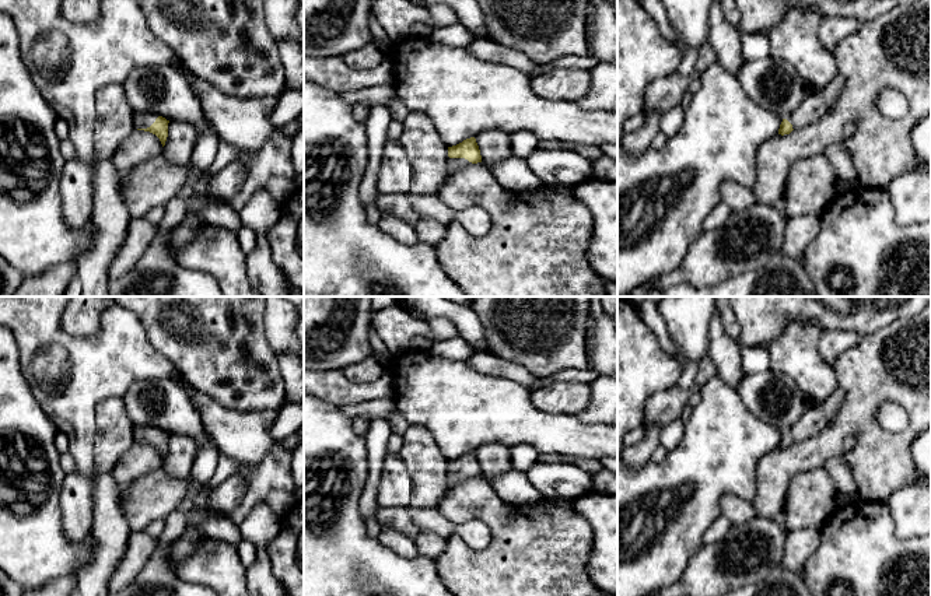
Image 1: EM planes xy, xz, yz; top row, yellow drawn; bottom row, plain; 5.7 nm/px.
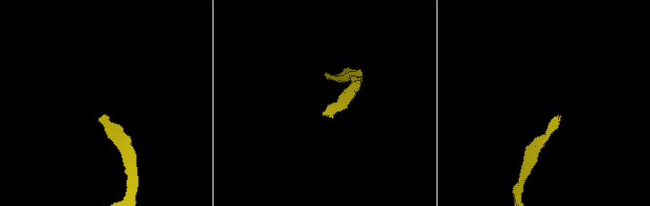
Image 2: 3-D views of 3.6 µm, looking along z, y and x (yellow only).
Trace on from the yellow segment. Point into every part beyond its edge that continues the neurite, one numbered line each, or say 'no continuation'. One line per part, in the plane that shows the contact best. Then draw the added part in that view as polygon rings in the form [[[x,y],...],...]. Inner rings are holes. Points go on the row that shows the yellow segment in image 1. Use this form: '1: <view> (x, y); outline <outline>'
1: xy (143, 119); outline [[[134,111],[134,127],[147,129],[150,127],[160,115],[146,111]]]

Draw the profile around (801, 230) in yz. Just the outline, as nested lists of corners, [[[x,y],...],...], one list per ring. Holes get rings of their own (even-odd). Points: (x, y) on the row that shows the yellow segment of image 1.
[[[797,215],[788,218],[783,252],[804,266],[805,250],[820,228],[820,217]]]

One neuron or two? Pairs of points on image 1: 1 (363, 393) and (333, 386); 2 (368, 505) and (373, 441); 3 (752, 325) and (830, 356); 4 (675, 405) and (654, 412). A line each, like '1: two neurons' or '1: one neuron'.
1: one neuron
2: one neuron
3: two neurons
4: one neuron

